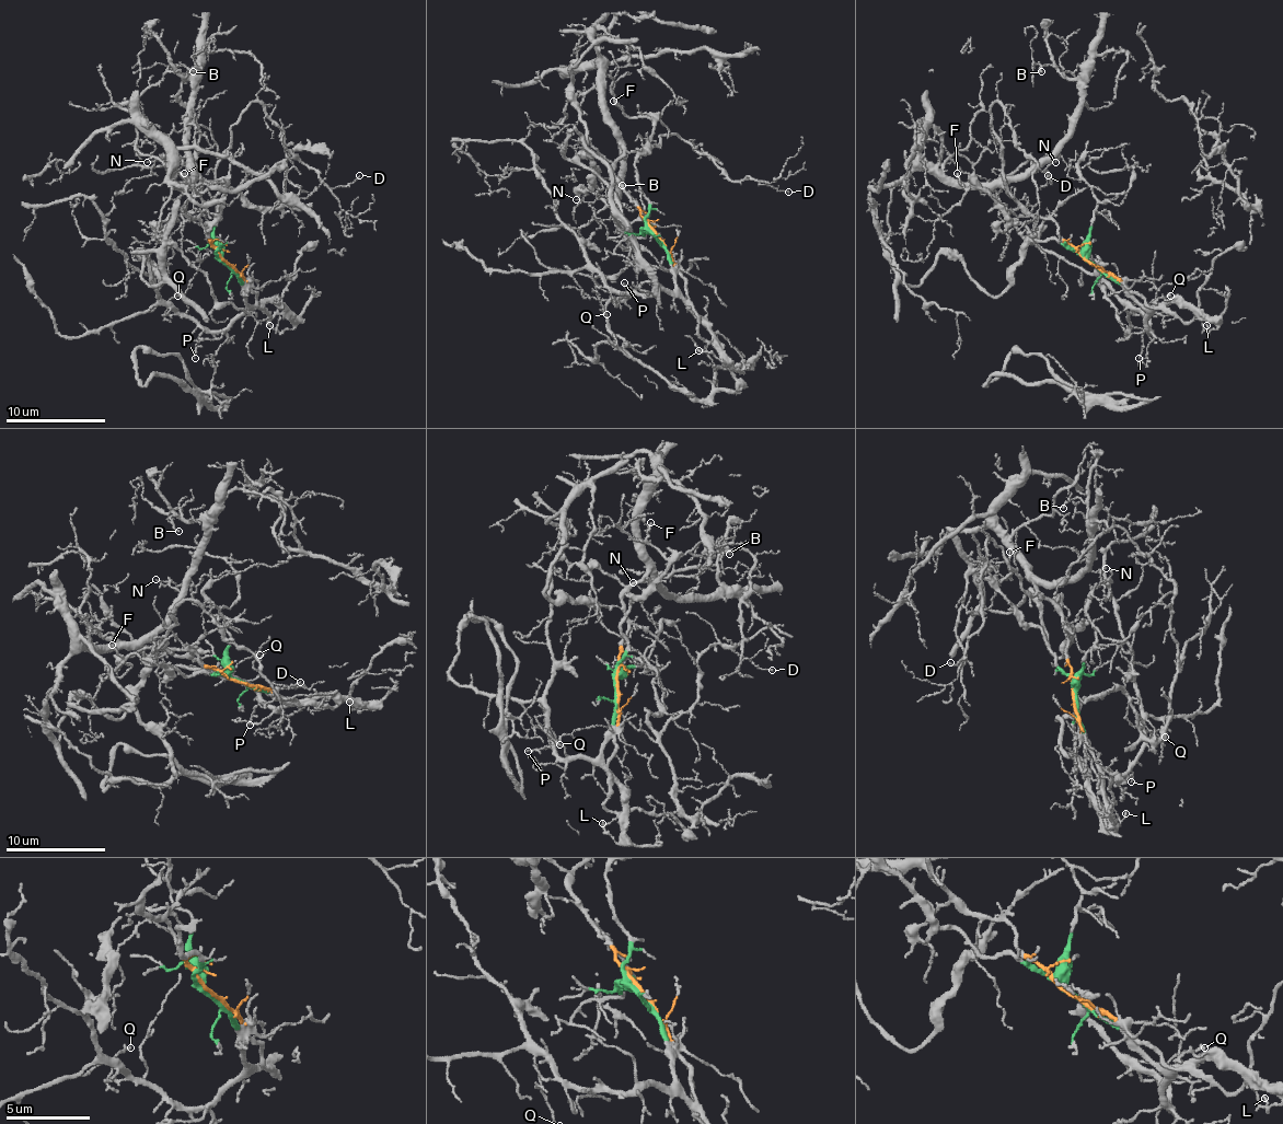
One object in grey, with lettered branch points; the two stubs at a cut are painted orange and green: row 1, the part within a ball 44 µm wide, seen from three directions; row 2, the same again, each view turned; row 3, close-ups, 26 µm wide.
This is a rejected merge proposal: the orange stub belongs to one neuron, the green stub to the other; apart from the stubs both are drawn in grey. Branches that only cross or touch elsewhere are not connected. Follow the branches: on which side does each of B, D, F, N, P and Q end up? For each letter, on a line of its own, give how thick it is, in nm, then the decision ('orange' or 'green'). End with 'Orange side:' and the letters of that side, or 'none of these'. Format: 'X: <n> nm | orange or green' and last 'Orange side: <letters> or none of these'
B: 160 nm | orange
D: 110 nm | orange
F: 150 nm | green
N: 90 nm | orange
P: 80 nm | green
Q: 130 nm | green
Orange side: B, D, N

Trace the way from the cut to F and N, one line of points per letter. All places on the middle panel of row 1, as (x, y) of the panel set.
F: (655, 235), (645, 220), (648, 203), (635, 160), (645, 150), (652, 123), (648, 117), (631, 117), (613, 100)
N: (655, 235), (615, 175), (615, 160), (623, 148), (623, 180), (613, 197), (600, 195), (592, 203), (575, 200)

